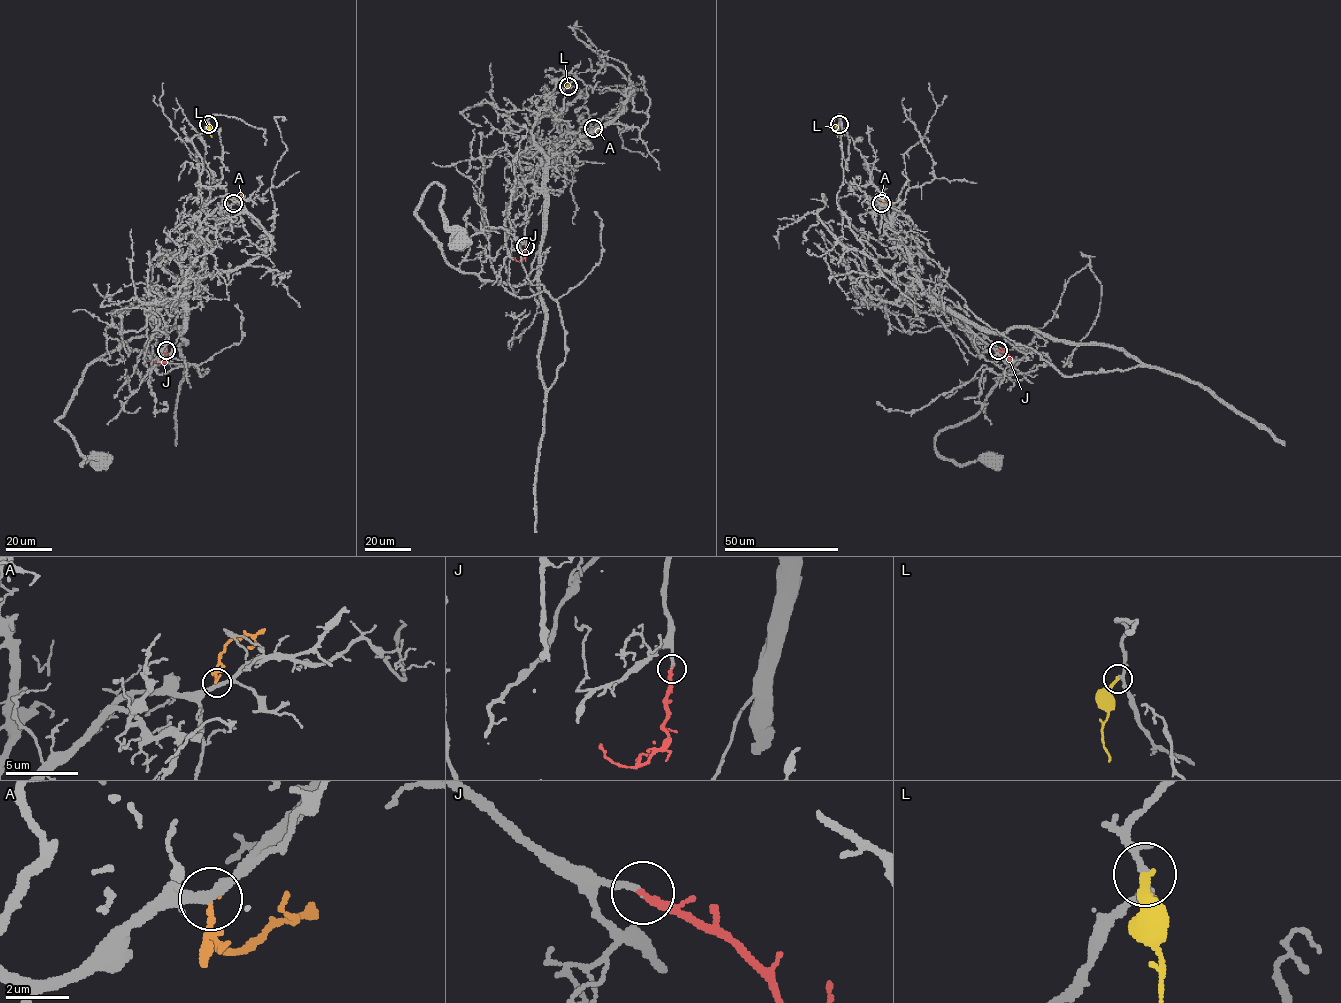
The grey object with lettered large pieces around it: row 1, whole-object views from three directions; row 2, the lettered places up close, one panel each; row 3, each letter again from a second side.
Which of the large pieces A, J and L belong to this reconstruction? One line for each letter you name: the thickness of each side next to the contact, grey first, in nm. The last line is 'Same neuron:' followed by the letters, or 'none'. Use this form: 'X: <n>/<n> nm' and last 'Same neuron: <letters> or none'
A: 240/180 nm
J: 200/260 nm
Same neuron: A, J

